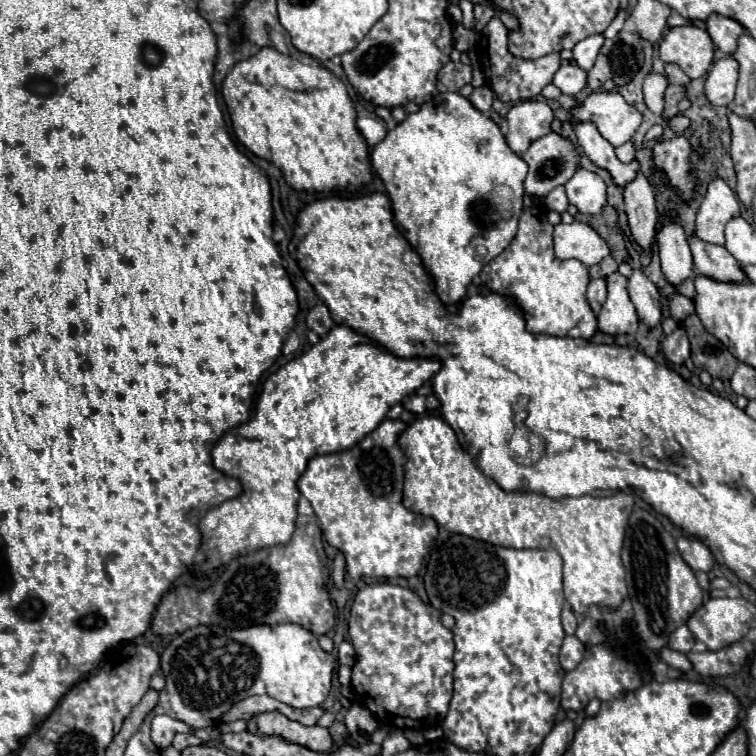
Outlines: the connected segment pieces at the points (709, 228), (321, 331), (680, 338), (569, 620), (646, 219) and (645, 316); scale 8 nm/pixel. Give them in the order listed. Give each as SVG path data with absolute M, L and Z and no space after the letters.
M714 179L698 209L694 235L706 243L724 243L724 225L738 215L740 203L734 191L722 179Z
M324 303L314 305L314 307L308 311L308 315L306 315L306 325L308 325L314 333L318 333L320 337L326 335L326 333L332 329L332 325L334 325L328 307L326 307Z
M678 327L674 333L670 333L664 339L662 349L670 363L676 363L676 365L684 363L690 357L690 341L688 341L688 335L684 333L684 329Z
M564 607L564 611L562 611L562 627L564 627L564 633L566 635L574 635L574 631L576 631L576 617L574 617L574 613L572 613L572 609L570 607Z
M640 173L628 185L624 185L624 203L626 203L626 215L628 215L628 225L632 229L634 239L644 247L650 249L650 243L654 241L656 235L656 199L654 199L654 189L650 187L648 179Z
M634 271L628 279L628 293L638 311L640 321L648 329L658 327L662 319L662 303L656 285L642 271Z

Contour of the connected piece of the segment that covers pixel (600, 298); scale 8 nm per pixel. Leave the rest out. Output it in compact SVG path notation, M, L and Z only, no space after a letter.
M604 277L592 279L590 285L588 285L588 295L586 297L588 297L588 303L590 303L590 307L592 307L594 313L600 313L600 307L606 301L606 295L608 295L608 291L606 291L606 279Z

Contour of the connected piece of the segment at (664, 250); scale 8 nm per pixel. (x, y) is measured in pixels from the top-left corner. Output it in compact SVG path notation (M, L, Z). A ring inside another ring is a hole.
M666 221L656 235L660 259L662 259L662 273L670 285L680 285L684 279L692 275L692 253L684 231L680 225Z

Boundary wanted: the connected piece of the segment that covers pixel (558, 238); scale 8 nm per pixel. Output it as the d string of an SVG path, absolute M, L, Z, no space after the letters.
M578 221L554 227L554 251L558 259L578 259L588 267L610 255L606 241L590 225Z

